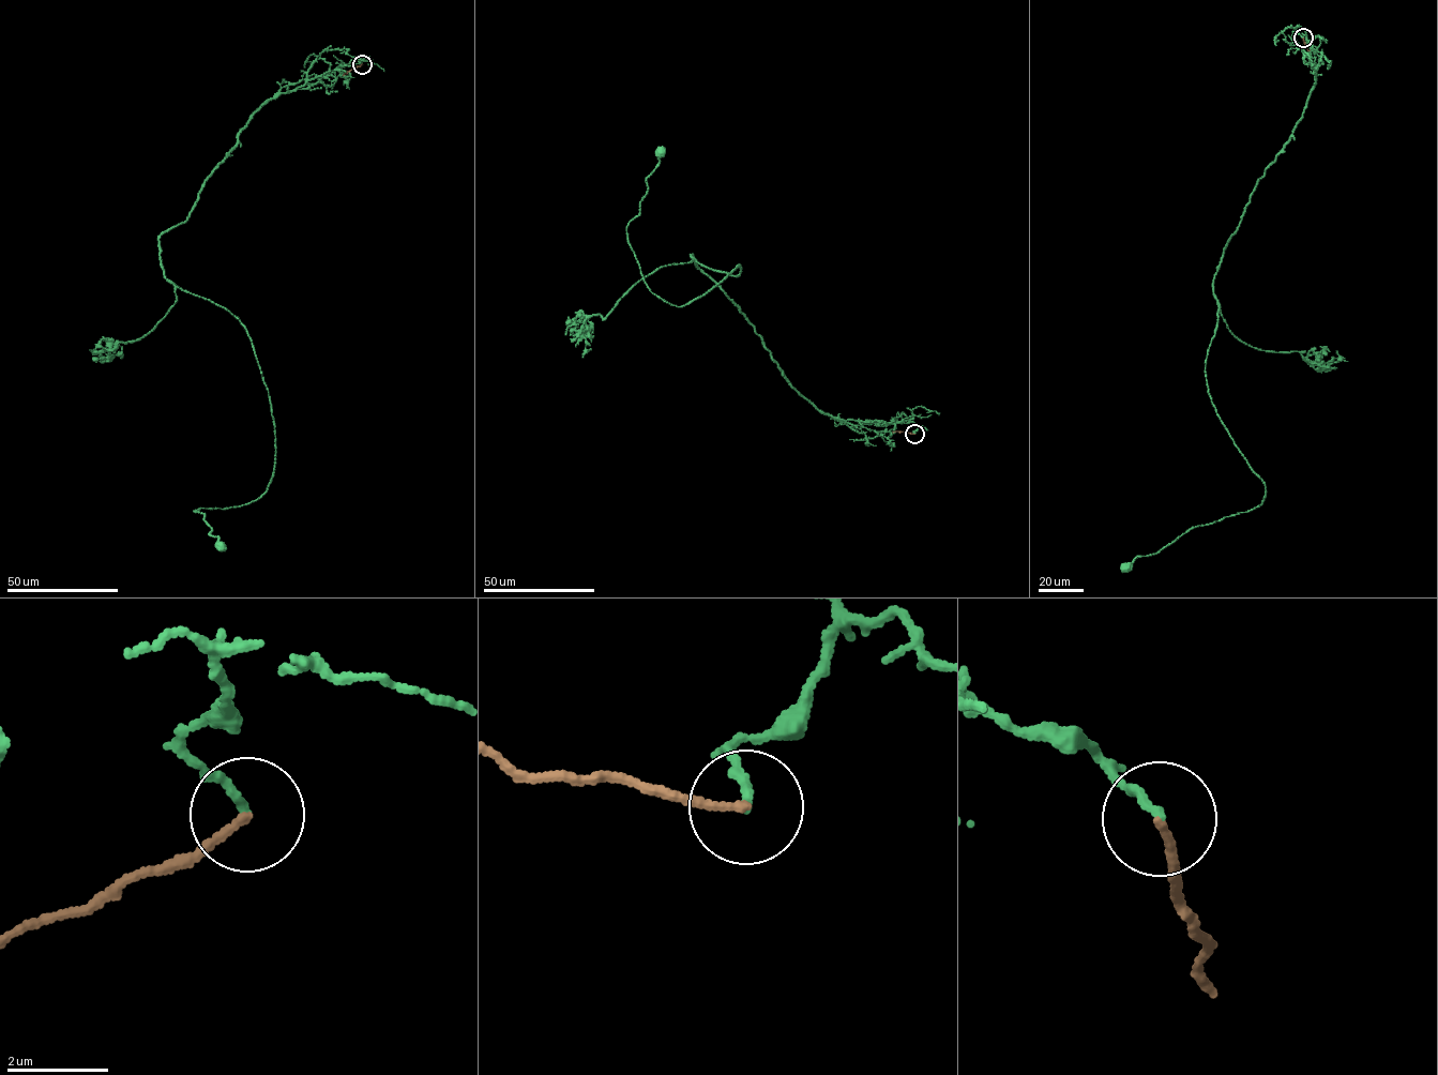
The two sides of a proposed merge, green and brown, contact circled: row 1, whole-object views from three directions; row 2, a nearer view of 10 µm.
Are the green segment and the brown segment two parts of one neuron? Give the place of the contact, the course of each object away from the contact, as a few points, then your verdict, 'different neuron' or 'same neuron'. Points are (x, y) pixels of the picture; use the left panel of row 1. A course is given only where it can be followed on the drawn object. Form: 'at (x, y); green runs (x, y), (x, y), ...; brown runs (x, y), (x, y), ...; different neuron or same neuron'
at (362, 64); green runs (362, 64), (261, 106), (160, 237), (164, 277), (238, 318), (269, 395), (268, 488), (193, 511), (221, 546); brown runs (362, 64), (343, 75); different neuron

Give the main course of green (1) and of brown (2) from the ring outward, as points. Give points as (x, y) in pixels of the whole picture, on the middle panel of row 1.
1: (914, 434), (827, 414), (793, 389), (690, 254), (739, 265), (682, 306), (650, 290), (626, 228), (660, 151)
2: (914, 434), (892, 432)

